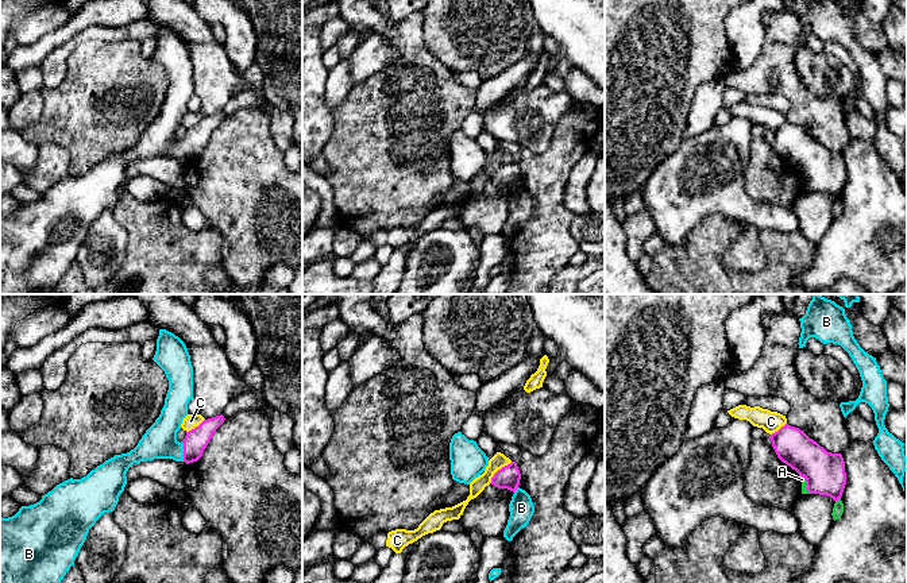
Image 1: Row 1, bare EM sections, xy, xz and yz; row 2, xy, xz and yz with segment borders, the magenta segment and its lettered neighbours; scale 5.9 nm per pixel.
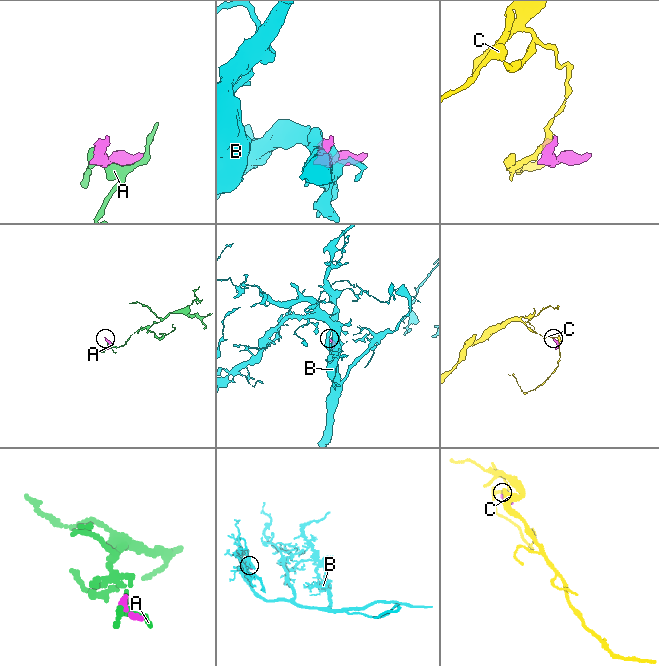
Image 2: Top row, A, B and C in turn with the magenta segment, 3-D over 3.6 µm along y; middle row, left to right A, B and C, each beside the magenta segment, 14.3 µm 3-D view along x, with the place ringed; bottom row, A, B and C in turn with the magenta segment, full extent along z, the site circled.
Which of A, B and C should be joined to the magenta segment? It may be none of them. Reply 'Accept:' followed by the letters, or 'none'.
Accept: B

